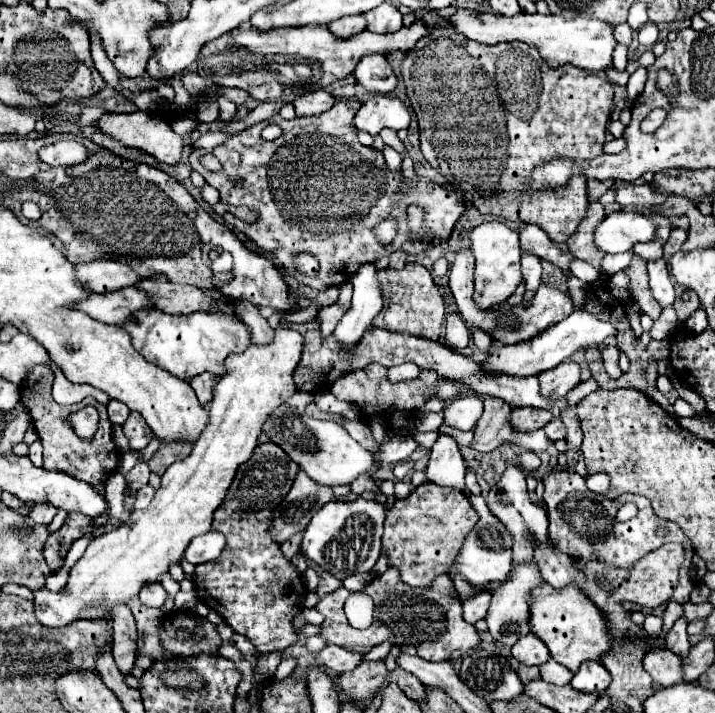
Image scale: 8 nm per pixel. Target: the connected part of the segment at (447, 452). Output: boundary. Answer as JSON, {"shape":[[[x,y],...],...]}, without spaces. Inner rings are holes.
{"shape":[[[439,435],[431,447],[425,475],[435,485],[449,485],[465,491],[465,461],[451,435]]]}

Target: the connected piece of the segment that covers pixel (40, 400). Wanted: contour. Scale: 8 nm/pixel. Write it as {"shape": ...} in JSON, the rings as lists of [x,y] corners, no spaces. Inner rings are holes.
{"shape":[[[43,365],[35,367],[29,373],[29,377],[25,379],[25,383],[21,385],[21,401],[29,407],[33,425],[39,433],[39,439],[43,441],[43,467],[49,471],[63,471],[67,475],[75,475],[75,479],[83,479],[85,483],[99,483],[101,477],[111,475],[119,463],[119,451],[113,443],[113,435],[111,435],[113,423],[107,417],[107,407],[93,397],[87,397],[77,405],[63,407],[63,405],[53,401],[51,385],[53,385],[53,371],[49,367],[43,367]],[[87,405],[93,405],[99,413],[99,431],[91,441],[83,439],[83,443],[81,443],[81,439],[73,431],[67,417],[71,413],[75,413],[77,409],[83,409]]]}

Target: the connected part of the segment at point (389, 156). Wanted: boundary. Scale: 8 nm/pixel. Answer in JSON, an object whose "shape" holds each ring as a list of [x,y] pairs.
{"shape":[[[385,147],[383,149],[383,157],[385,157],[385,163],[391,171],[401,171],[401,155],[393,149],[393,147]]]}

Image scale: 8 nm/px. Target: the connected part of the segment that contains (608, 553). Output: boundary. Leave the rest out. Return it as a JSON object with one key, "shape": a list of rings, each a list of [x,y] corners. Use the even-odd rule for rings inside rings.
{"shape":[[[555,471],[543,477],[543,499],[549,507],[549,537],[555,543],[555,547],[567,555],[579,555],[585,561],[597,559],[597,561],[605,561],[613,567],[633,567],[643,555],[647,555],[651,549],[661,547],[663,543],[671,543],[671,541],[679,541],[685,545],[685,563],[681,567],[679,573],[679,585],[675,587],[673,593],[673,601],[679,603],[687,603],[689,601],[689,593],[693,591],[695,583],[691,577],[691,557],[693,557],[693,545],[691,541],[683,535],[683,531],[671,523],[671,521],[663,521],[659,519],[653,509],[651,509],[651,501],[645,497],[637,497],[637,495],[621,495],[619,499],[607,499],[599,493],[593,493],[585,487],[585,479],[581,475],[577,475],[575,471]],[[623,503],[635,503],[637,505],[637,515],[625,523],[619,523],[615,519],[619,507]],[[665,527],[667,535],[659,537],[657,529]]]}

